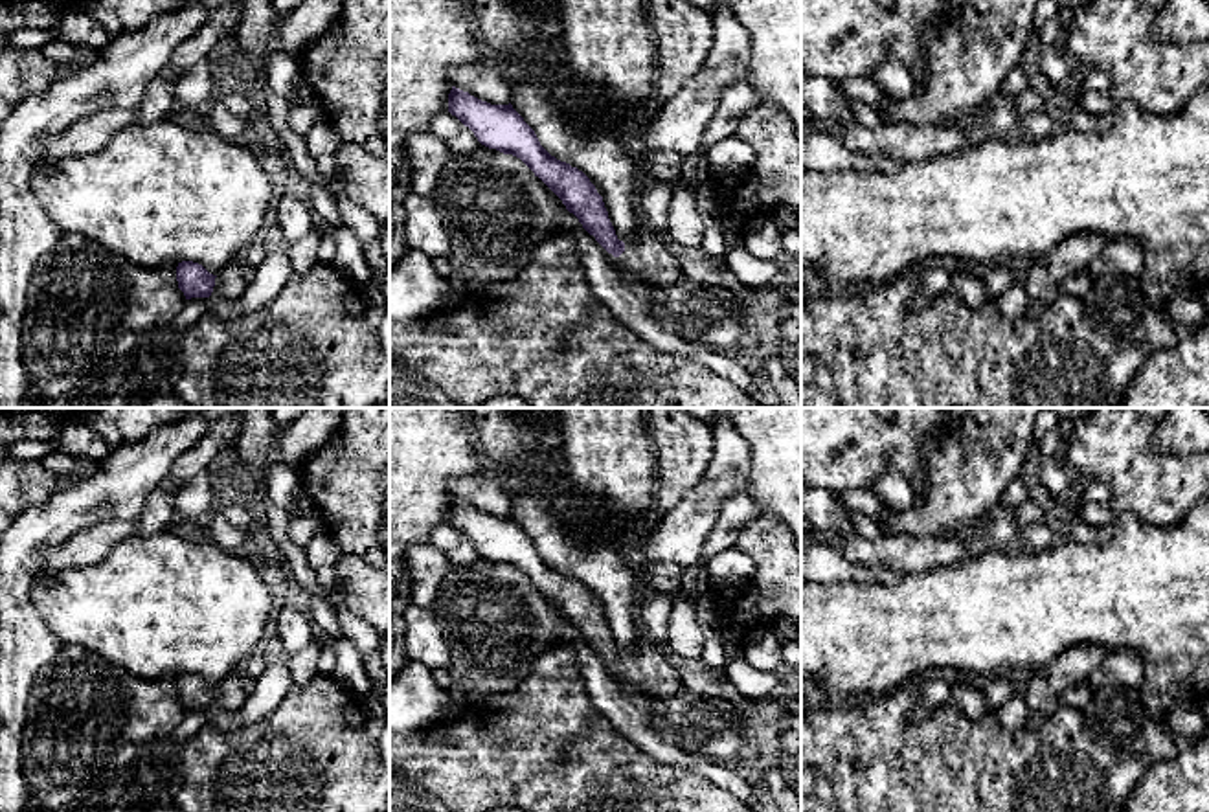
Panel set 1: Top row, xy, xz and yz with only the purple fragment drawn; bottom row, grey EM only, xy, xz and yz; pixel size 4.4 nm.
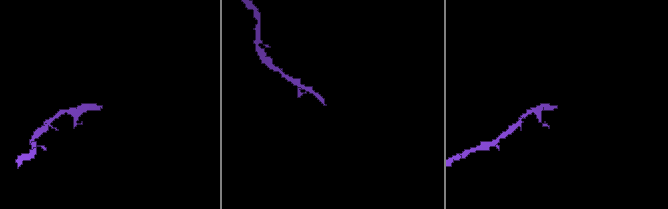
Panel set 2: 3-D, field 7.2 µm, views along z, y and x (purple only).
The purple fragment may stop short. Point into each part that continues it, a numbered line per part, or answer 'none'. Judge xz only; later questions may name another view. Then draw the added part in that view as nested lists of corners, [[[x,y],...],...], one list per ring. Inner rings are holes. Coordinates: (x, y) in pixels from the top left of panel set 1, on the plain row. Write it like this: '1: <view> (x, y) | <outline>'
1: xz (651, 671) | [[[645,634],[634,654],[621,665],[619,676],[647,702],[669,700],[685,689],[676,661]]]

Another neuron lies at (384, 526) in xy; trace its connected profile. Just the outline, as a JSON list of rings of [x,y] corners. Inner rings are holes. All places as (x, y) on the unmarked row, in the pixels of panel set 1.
[[[390,468],[384,472],[384,516],[379,529],[379,544],[390,562]]]

